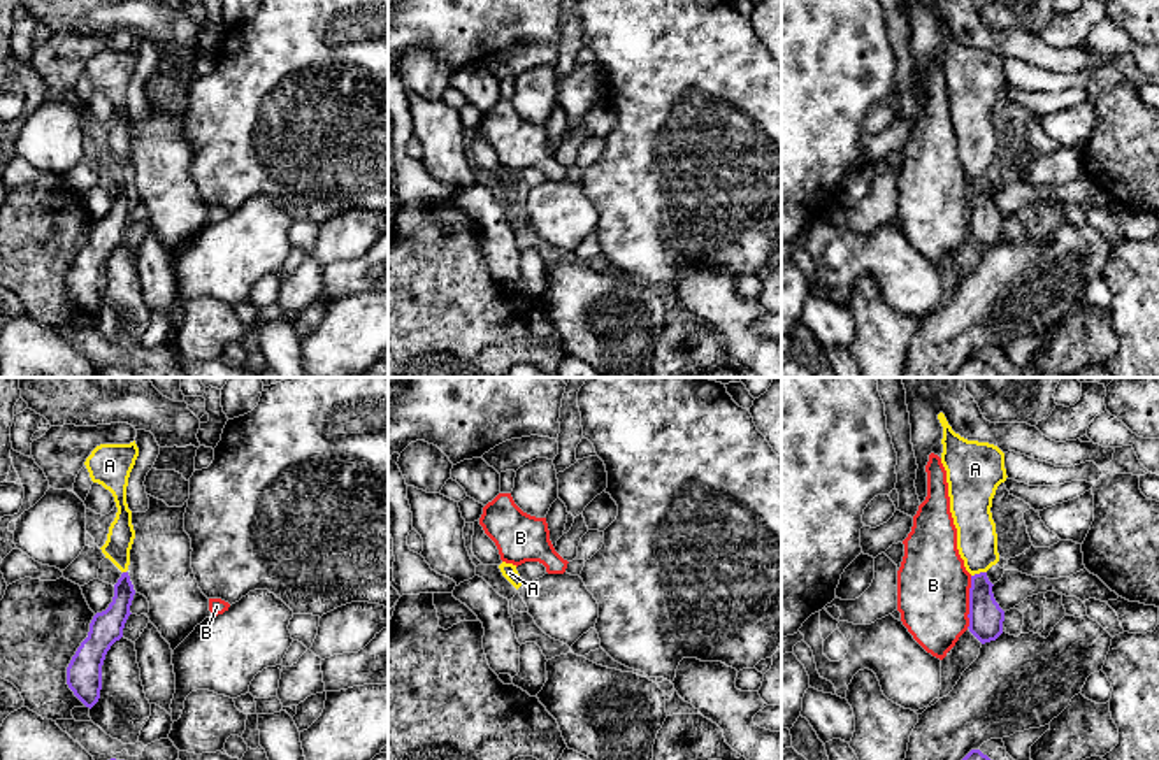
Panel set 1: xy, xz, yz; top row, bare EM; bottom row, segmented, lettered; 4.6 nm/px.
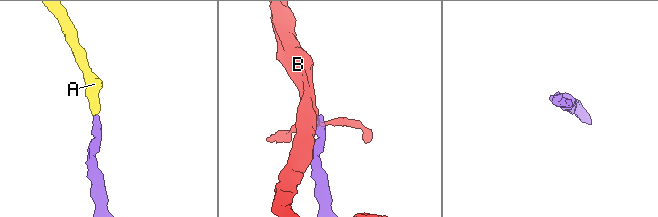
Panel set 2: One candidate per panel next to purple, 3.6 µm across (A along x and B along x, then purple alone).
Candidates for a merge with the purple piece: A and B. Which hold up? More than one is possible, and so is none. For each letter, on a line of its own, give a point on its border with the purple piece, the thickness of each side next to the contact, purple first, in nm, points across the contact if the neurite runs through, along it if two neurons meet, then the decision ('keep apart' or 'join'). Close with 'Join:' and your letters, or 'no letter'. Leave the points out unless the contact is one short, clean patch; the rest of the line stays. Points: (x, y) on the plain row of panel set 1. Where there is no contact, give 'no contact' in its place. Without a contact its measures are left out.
A: contact yz (980, 179); calibres 160 and 190 nm; way yz (986, 223), (980, 204), (980, 179), (977, 148); join
B: contact yz (970, 209); calibres 160 and 340 nm; keep apart
Join: A

